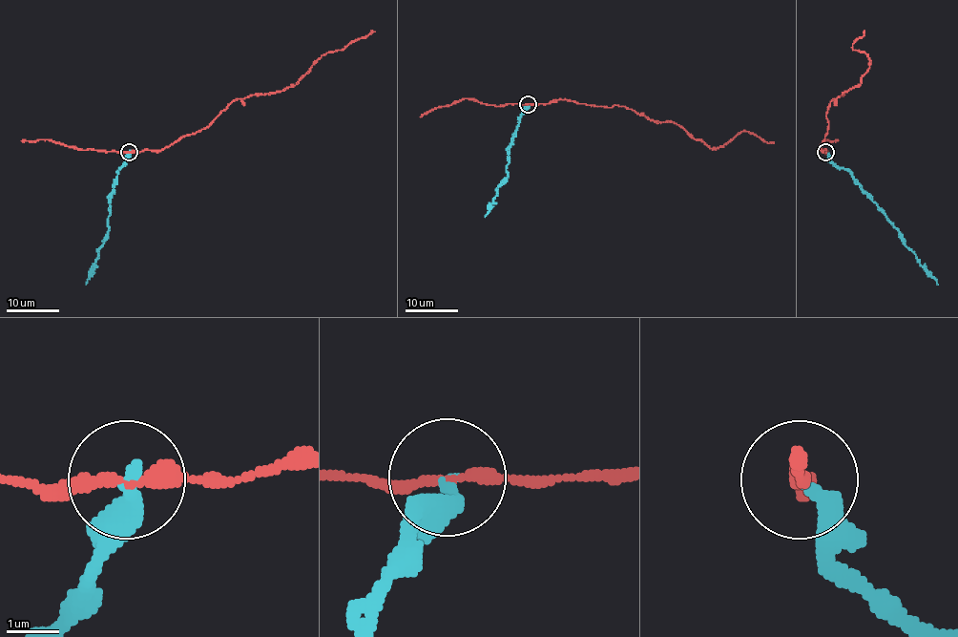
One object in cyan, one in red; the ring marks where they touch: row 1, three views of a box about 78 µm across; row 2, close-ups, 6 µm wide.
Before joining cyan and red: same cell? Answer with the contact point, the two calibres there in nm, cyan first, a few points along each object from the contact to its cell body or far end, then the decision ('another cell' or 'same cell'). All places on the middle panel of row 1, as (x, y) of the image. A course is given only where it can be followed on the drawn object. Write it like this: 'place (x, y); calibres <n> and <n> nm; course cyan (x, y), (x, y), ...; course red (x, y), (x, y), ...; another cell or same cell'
place (528, 104); calibres 320 and 240 nm; course cyan (528, 103), (512, 138), (507, 178), (497, 188), (491, 209), (485, 217); course red (528, 103), (562, 99), (625, 106), (650, 119), (674, 122), (709, 148), (718, 148), (742, 131), (774, 141); another cell

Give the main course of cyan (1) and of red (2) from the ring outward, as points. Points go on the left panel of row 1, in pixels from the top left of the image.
1: (129, 151), (114, 185), (108, 230), (98, 248), (93, 275), (86, 284)
2: (129, 151), (163, 150), (205, 129), (233, 101), (284, 91), (327, 53), (375, 31)

